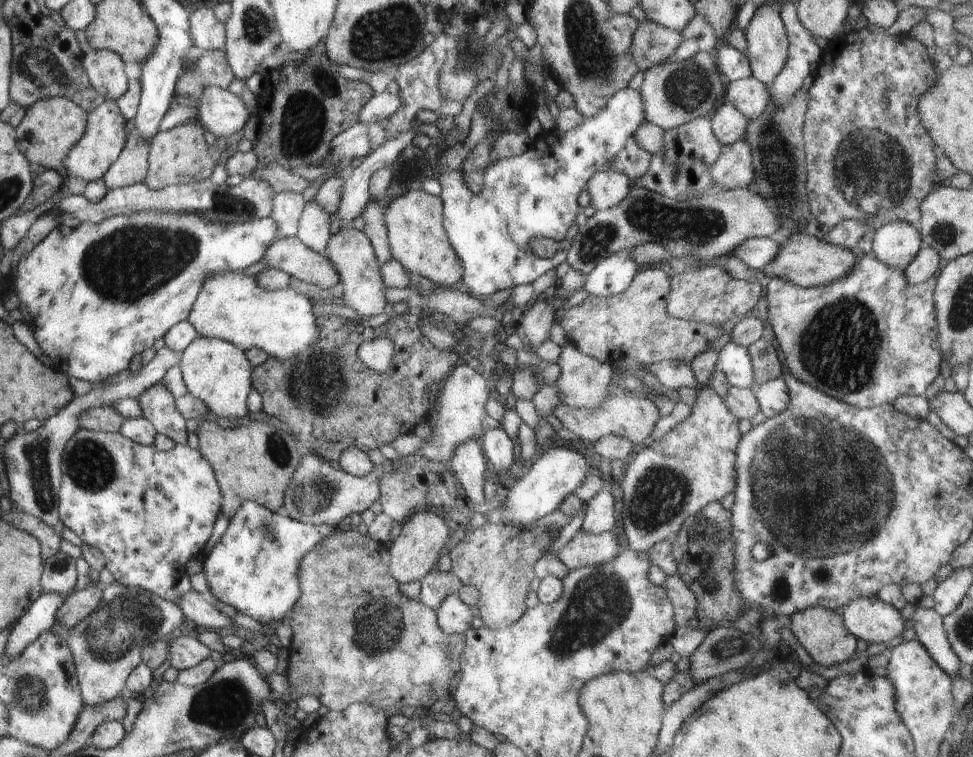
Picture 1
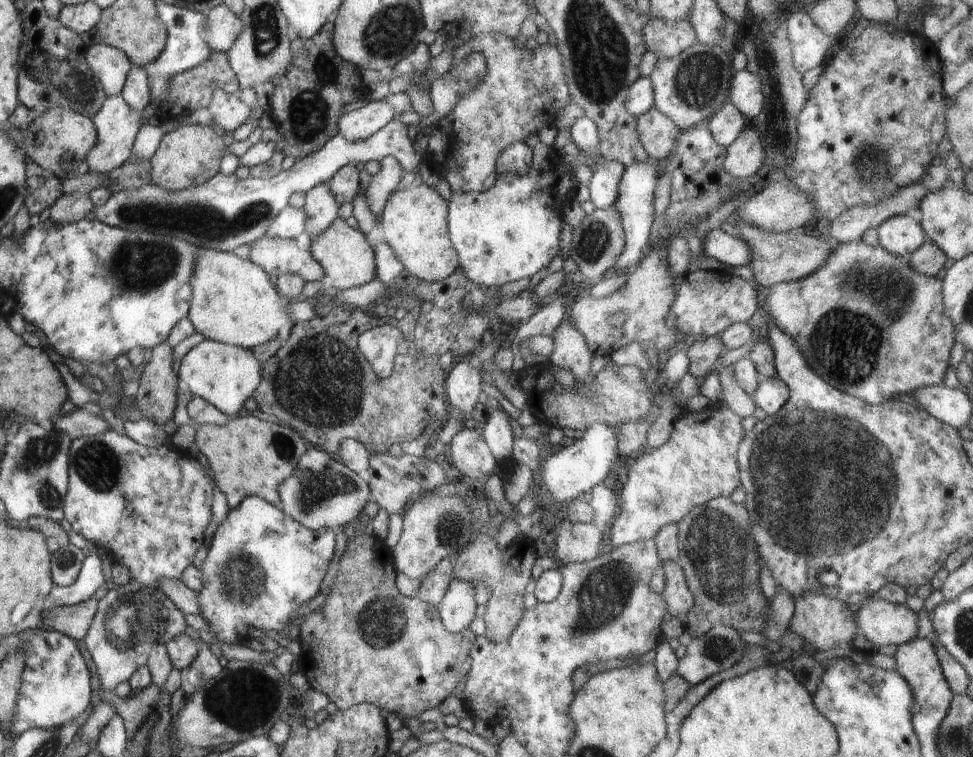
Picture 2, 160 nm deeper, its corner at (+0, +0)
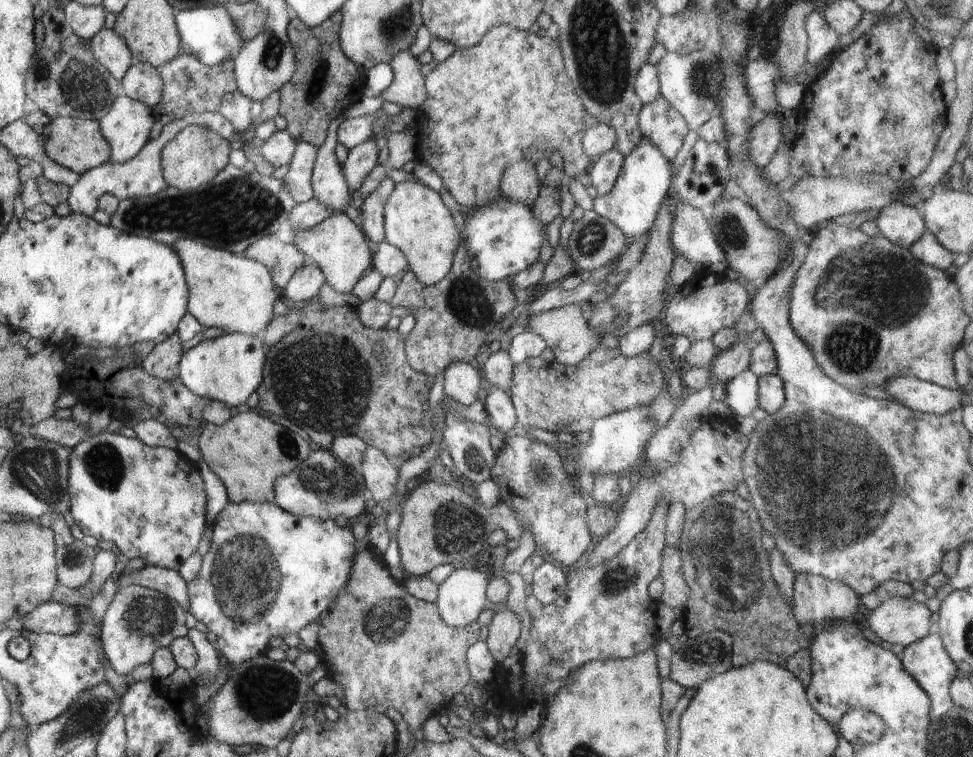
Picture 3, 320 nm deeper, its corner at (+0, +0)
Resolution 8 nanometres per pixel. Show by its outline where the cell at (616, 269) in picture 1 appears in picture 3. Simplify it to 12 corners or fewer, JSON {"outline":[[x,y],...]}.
{"outline":[[648,139],[625,156],[593,210],[630,238],[646,235],[673,165]]}

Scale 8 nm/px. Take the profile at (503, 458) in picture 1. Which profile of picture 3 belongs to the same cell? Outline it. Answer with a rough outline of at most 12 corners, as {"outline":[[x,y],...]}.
{"outline":[[491,385],[485,407],[494,428],[509,436],[517,423],[511,396]]}

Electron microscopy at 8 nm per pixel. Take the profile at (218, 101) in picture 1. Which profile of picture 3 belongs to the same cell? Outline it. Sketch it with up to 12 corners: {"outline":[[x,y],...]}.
{"outline":[[236,90],[223,96],[219,112],[239,135],[249,135],[250,99]]}

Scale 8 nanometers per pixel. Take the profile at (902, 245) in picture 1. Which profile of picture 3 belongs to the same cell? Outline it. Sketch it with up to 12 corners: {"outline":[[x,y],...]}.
{"outline":[[904,201],[882,207],[880,234],[910,248],[927,230],[921,209]]}

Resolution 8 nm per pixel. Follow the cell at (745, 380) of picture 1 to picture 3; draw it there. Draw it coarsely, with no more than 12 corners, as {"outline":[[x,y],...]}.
{"outline":[[749,368],[725,386],[732,416],[759,406],[759,377]]}

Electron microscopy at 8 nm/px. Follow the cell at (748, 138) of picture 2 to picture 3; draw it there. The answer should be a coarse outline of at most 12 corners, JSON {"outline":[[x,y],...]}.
{"outline":[[760,115],[751,128],[749,159],[761,169],[782,142],[781,116]]}

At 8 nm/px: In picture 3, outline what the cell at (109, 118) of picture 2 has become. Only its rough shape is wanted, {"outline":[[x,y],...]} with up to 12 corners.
{"outline":[[120,94],[100,128],[110,161],[134,159],[150,142],[151,107]]}

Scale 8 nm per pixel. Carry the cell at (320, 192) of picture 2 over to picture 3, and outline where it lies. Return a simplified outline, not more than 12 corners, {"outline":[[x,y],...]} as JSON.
{"outline":[[339,114],[328,124],[311,176],[313,196],[338,213],[355,203],[335,153]]}

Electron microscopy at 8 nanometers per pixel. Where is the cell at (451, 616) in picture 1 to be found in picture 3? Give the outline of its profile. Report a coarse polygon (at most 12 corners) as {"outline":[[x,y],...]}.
{"outline":[[460,566],[439,585],[436,604],[448,626],[477,620],[489,577]]}

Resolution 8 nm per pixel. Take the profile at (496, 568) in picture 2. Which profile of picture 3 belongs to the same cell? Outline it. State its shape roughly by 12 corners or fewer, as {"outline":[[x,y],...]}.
{"outline":[[507,606],[495,612],[483,639],[498,664],[522,632]]}

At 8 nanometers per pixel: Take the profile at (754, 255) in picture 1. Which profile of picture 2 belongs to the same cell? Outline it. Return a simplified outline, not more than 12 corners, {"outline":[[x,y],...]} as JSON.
{"outline":[[722,229],[705,236],[703,252],[728,268],[749,264],[748,245]]}

